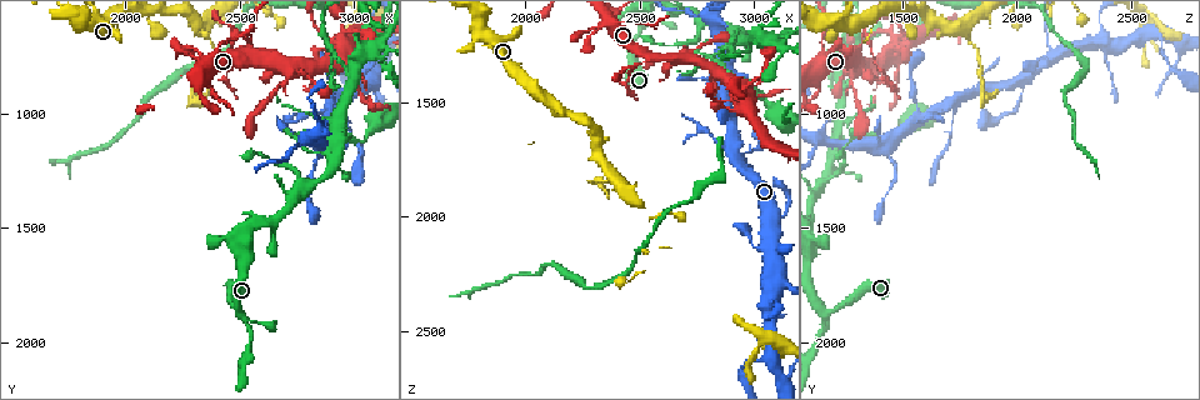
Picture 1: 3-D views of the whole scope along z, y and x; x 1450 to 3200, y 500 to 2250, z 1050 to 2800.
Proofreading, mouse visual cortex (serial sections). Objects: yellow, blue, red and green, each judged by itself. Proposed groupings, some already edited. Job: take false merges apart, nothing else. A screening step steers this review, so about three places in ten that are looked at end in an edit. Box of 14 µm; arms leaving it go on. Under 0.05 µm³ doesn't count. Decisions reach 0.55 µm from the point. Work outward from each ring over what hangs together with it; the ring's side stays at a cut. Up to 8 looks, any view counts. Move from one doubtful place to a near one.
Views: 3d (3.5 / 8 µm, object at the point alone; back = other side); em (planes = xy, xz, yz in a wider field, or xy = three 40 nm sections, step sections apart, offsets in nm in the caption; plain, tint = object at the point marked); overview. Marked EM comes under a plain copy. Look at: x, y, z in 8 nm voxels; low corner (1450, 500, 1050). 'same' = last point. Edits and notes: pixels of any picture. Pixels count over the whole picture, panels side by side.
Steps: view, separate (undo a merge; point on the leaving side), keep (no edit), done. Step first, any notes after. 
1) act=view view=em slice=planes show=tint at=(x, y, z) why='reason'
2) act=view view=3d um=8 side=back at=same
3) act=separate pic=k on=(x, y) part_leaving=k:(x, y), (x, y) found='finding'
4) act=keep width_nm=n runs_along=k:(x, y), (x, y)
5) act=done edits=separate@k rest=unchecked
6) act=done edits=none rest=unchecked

act=view view=3d um=3.5 at=(2510, 1860, 1170)

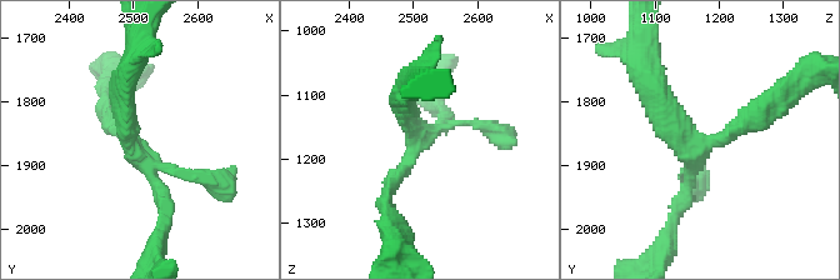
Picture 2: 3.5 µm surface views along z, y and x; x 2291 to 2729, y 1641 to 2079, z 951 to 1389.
act=view view=em slice=xy step=3 show=tint at=(2500, 1870, 1160)

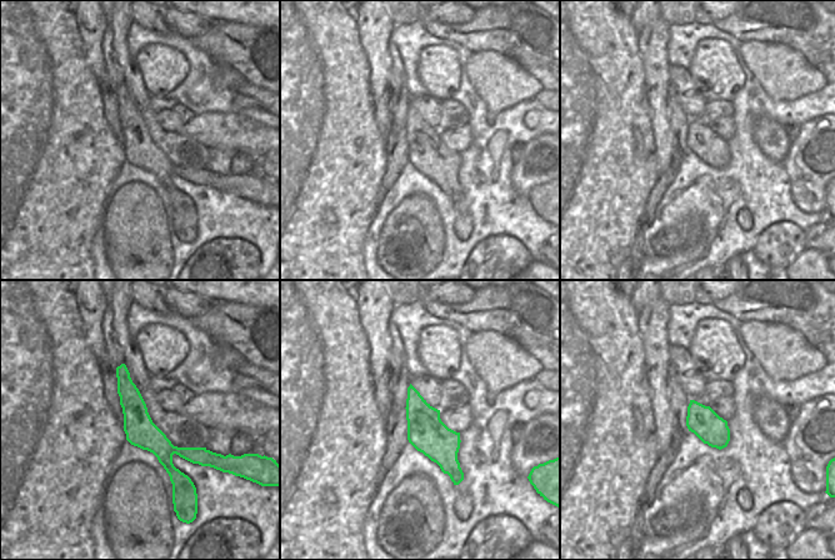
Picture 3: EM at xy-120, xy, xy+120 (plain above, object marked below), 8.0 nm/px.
act=keep runs_along=2:(759, 108), (691, 146), (650, 81) found='all the same cell'

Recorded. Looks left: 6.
act=view view=3d um=3.5 side=back at=(2340, 640, 1770) why='thin arm on a thick one'

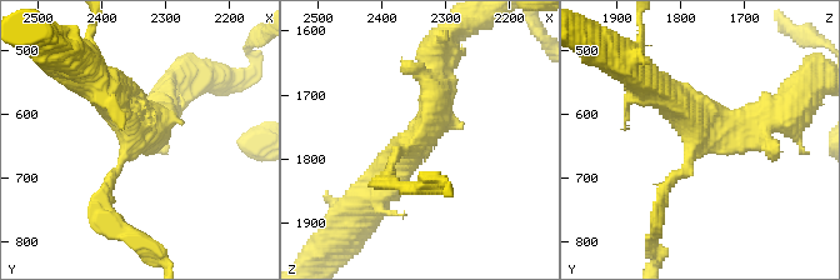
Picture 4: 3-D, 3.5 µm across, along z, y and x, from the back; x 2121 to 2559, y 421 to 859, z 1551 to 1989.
act=view view=em slice=xy step=5 show=tint at=(2345, 630, 1770) arms=3 arm_widths_nm=100,400,400

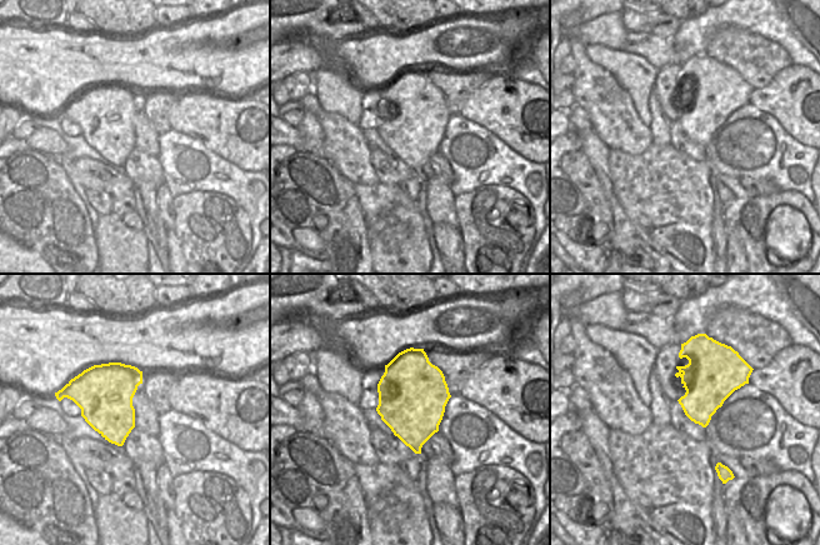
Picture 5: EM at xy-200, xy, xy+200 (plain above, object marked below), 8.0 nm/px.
act=separate pic=4 on=(100, 194) width_nm=550 part_leaving=4:(116, 171), (104, 213), (161, 259) found='two cells meet here'

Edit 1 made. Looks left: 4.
act=view view=overview

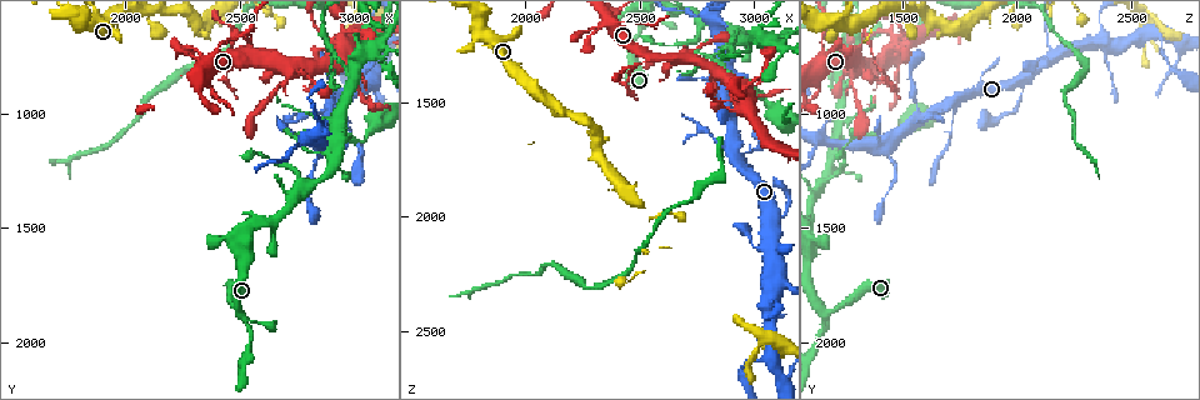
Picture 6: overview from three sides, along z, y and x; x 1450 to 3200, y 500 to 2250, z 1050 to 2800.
act=view view=3d um=8 at=(2910, 1220, 1180) why='small branch off a trunk'

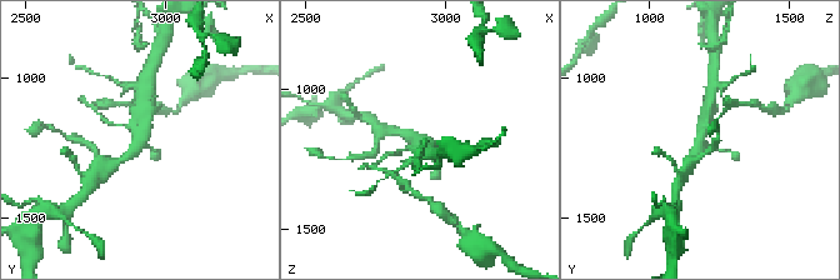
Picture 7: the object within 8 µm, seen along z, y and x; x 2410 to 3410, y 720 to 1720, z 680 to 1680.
act=view view=em slice=xy step=5 show=tint at=(2910, 1230, 1180)

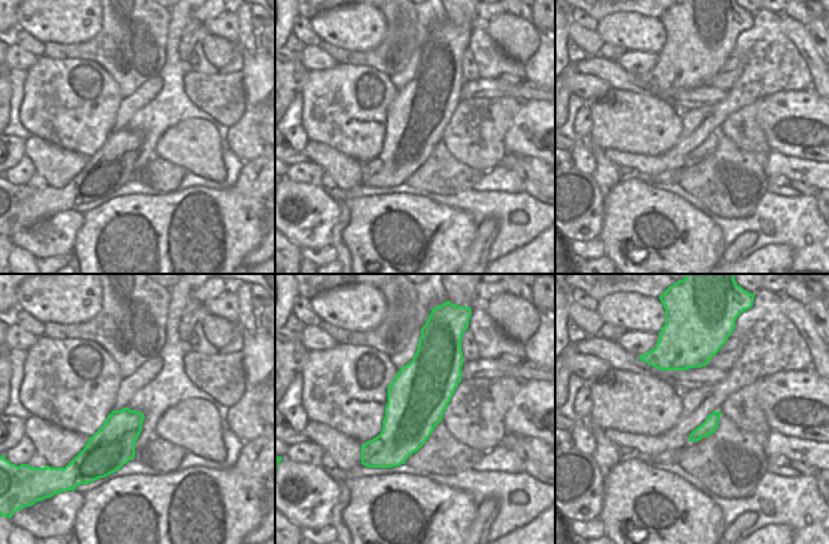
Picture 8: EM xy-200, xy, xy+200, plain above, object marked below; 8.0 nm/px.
act=keep runs_along=7:(115, 164), (143, 139), (145, 109) found='one cell here'

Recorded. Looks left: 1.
act=done edits=separate@4 rest=unchecked

